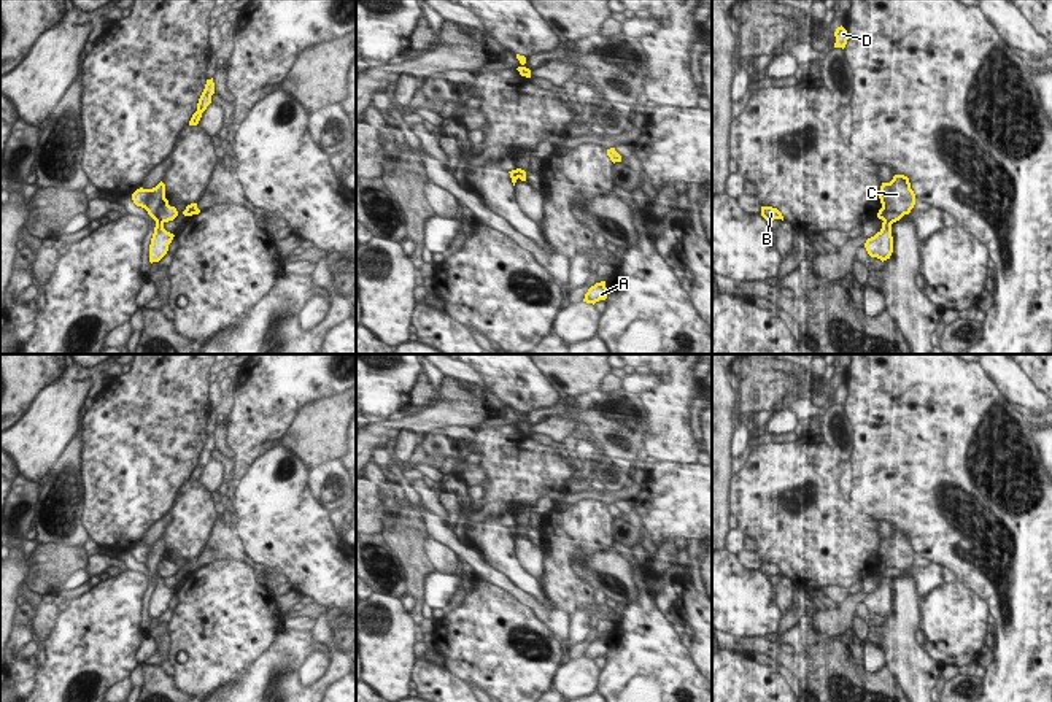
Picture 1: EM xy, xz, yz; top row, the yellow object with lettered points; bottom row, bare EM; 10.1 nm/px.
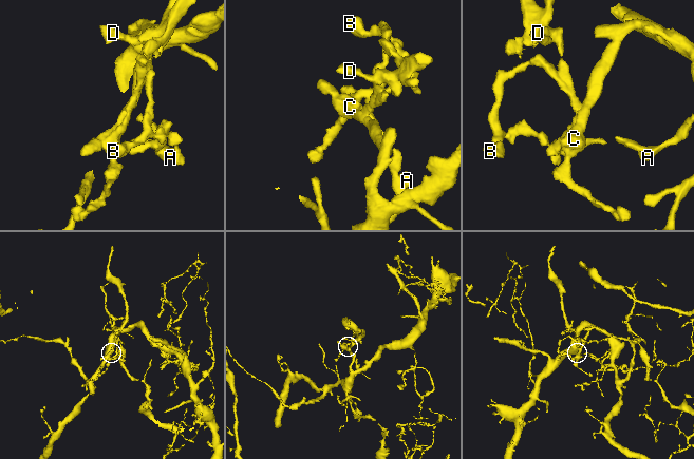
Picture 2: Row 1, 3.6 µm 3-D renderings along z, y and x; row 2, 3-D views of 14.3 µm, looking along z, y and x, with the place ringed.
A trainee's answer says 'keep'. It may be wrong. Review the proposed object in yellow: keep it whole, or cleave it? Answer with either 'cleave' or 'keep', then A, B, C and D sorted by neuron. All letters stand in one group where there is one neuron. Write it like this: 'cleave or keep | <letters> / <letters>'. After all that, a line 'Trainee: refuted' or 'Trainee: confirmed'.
cleave | A C / B D
Trainee: refuted

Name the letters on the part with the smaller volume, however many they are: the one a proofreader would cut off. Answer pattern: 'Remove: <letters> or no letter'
Remove: B, D

